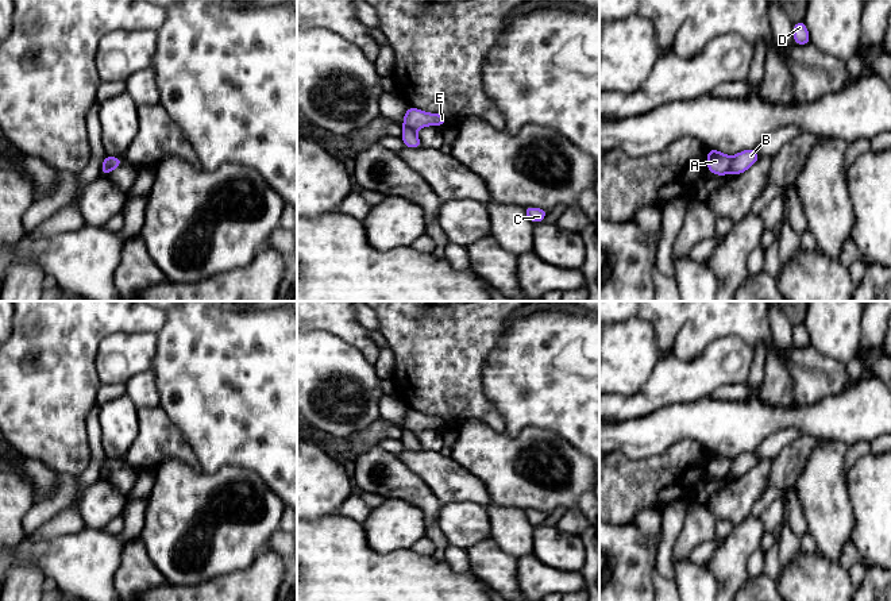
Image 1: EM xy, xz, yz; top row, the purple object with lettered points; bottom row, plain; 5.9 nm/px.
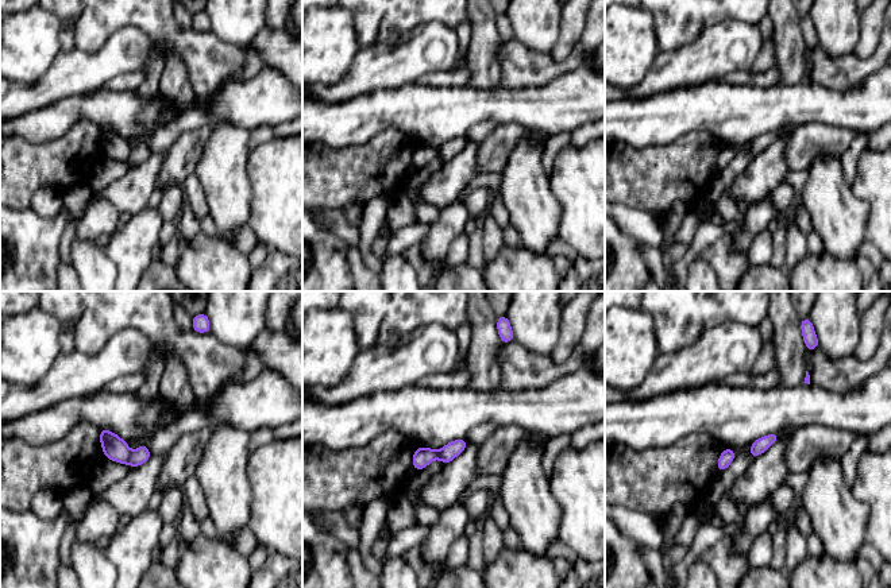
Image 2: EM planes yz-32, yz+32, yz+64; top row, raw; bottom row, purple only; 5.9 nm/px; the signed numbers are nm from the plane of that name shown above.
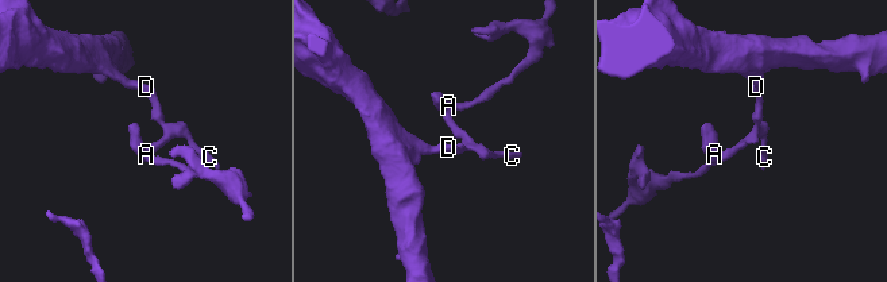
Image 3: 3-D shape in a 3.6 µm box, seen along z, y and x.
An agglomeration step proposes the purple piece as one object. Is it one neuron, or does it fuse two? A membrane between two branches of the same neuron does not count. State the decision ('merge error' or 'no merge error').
merge error

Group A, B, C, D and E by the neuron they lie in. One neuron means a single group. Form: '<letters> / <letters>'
A E / B C D

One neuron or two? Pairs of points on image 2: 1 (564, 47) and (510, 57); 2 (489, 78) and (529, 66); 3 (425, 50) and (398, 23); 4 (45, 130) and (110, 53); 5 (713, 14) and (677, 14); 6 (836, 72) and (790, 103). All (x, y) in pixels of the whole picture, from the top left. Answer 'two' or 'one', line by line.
1: two
2: two
3: two
4: two
5: two
6: two

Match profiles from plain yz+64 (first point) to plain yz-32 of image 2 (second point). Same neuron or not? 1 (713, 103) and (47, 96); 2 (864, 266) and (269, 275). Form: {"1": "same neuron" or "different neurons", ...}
{"1": "different neurons", "2": "different neurons"}

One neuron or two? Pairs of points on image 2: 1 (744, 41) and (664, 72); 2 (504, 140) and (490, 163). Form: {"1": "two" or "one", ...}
{"1": "one", "2": "one"}

